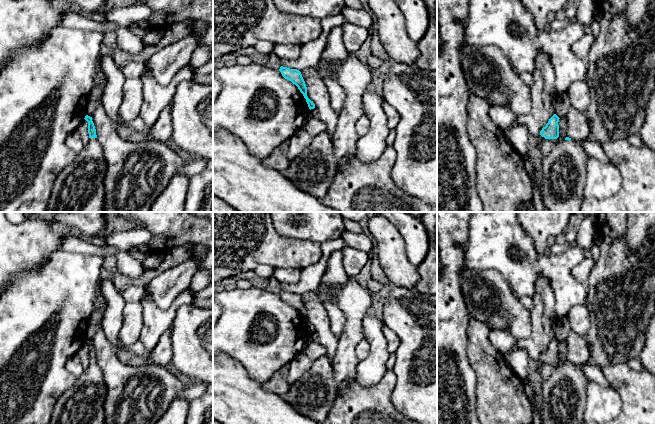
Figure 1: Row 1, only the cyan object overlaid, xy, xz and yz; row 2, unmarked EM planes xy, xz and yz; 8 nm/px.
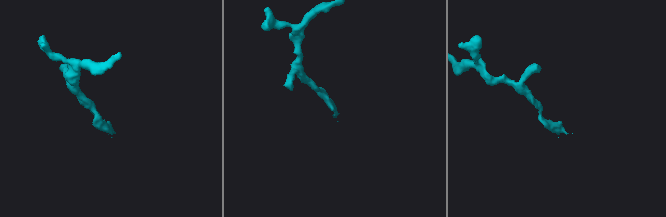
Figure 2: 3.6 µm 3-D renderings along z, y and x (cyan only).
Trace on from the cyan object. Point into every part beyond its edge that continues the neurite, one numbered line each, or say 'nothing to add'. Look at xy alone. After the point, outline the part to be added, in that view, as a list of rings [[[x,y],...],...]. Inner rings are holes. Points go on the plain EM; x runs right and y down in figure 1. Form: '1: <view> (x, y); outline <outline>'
1: xy (83, 403); outline [[[90,362],[84,373],[57,400],[48,424],[104,424],[107,387],[97,362]]]

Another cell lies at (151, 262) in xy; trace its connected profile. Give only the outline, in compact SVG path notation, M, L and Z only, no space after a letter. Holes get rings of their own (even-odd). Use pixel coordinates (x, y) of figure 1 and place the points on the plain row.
M150 254L143 261L141 261L141 264L143 265L145 270L153 270L157 269L162 262L163 259L160 259L153 254Z

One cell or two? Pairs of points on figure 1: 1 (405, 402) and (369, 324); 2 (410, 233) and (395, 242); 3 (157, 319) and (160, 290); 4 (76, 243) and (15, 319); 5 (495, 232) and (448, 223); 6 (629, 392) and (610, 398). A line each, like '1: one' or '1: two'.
1: two
2: two
3: two
4: two
5: two
6: two

